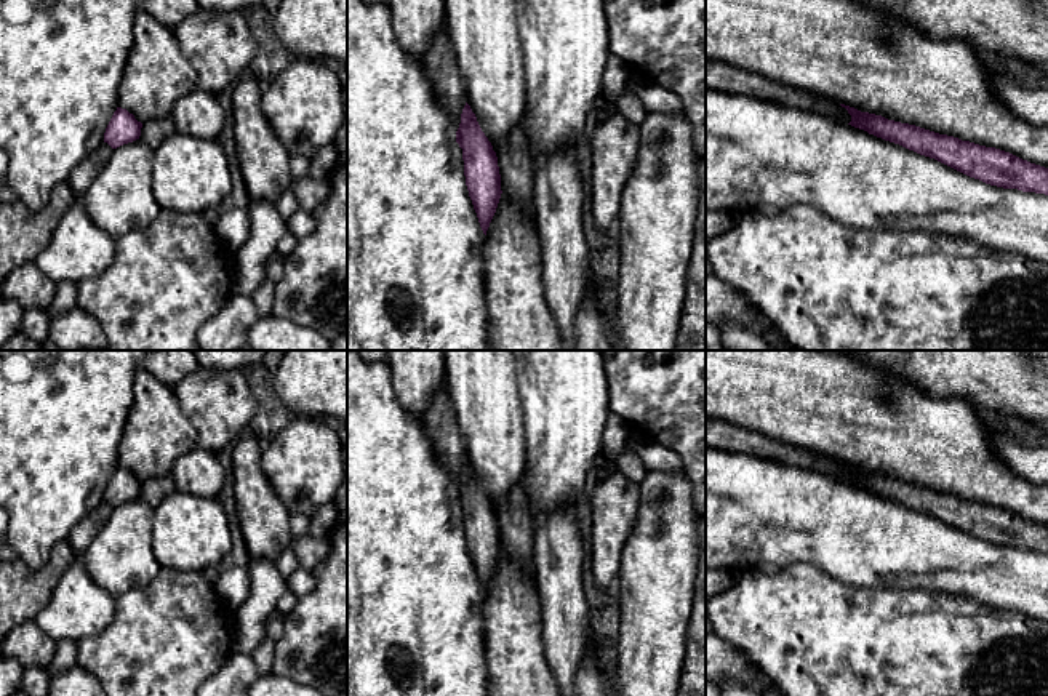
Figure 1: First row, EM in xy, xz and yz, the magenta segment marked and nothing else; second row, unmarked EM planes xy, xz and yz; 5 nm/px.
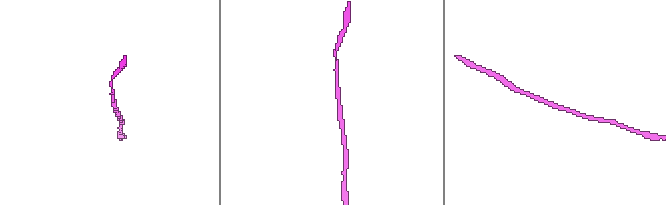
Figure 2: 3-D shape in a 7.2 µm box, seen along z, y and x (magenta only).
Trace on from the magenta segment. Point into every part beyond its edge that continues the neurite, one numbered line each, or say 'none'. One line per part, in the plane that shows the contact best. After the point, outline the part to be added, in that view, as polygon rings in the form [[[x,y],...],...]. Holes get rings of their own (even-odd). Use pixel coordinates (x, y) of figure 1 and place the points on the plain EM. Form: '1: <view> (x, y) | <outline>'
none

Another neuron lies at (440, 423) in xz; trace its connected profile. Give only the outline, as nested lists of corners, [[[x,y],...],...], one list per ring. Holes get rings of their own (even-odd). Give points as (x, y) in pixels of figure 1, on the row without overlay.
[[[445,382],[432,397],[429,408],[422,416],[422,422],[438,462],[448,469],[454,490],[458,490],[461,472],[466,464],[466,453]]]

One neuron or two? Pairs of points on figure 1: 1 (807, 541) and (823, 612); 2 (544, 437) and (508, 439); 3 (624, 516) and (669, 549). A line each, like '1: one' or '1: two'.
1: two
2: two
3: two

